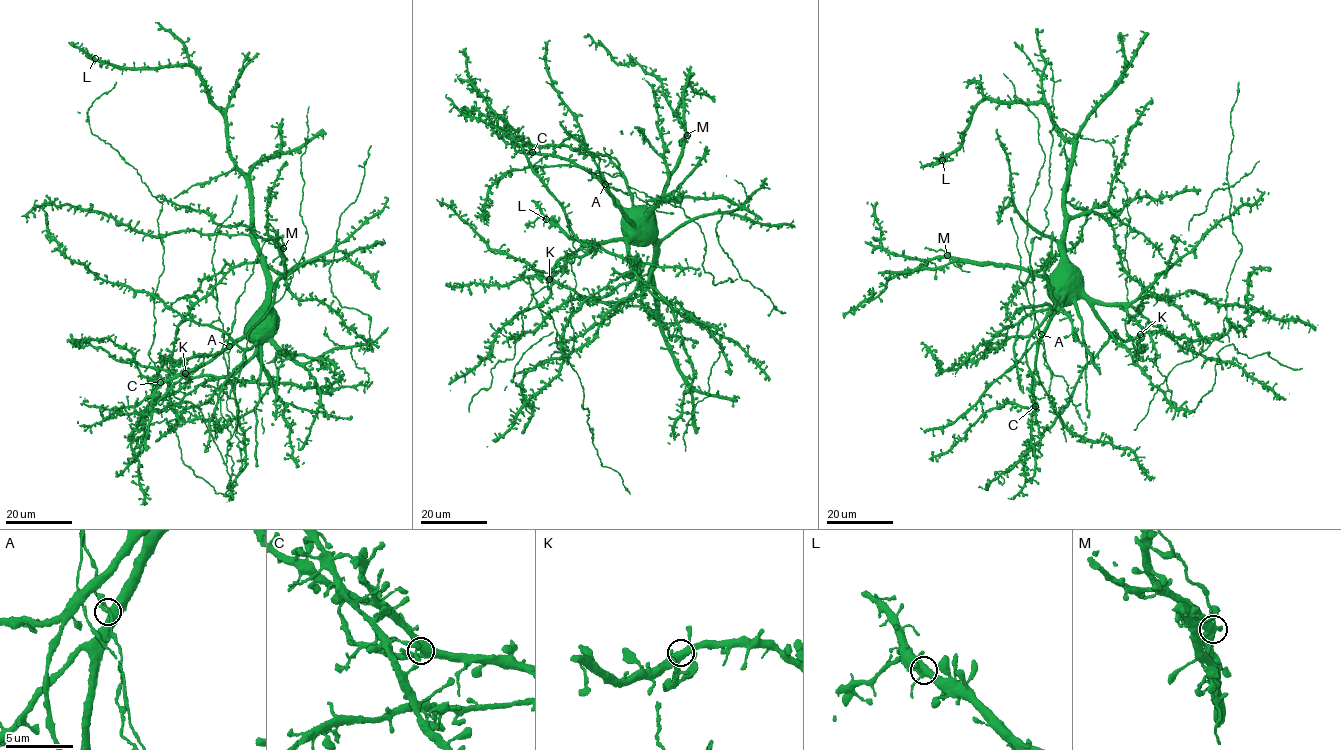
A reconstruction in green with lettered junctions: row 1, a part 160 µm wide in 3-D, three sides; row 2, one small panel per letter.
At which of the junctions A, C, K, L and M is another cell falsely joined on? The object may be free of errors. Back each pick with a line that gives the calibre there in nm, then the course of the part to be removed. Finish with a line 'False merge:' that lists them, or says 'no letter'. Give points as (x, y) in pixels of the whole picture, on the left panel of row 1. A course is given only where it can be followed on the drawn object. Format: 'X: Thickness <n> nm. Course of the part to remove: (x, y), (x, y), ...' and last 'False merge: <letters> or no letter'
False merge: no letter

